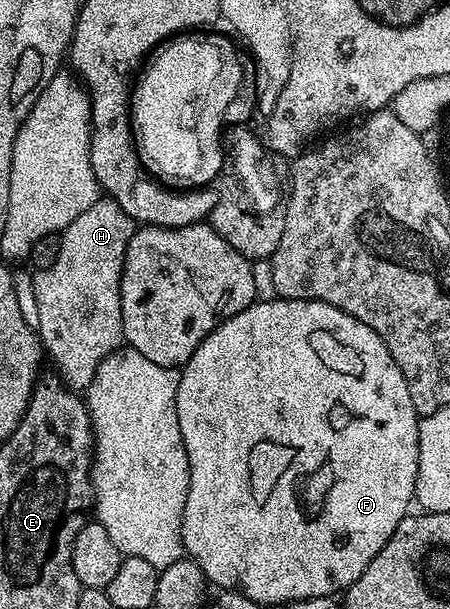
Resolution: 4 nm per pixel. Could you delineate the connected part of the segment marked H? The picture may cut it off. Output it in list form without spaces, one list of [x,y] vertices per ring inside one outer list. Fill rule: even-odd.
[[[111,199],[98,201],[88,209],[83,208],[63,228],[60,253],[53,265],[32,276],[40,318],[38,337],[47,356],[51,356],[60,367],[61,378],[69,390],[87,390],[99,363],[123,342],[119,285],[122,281],[123,257],[135,229],[135,220],[124,213],[117,202]]]

